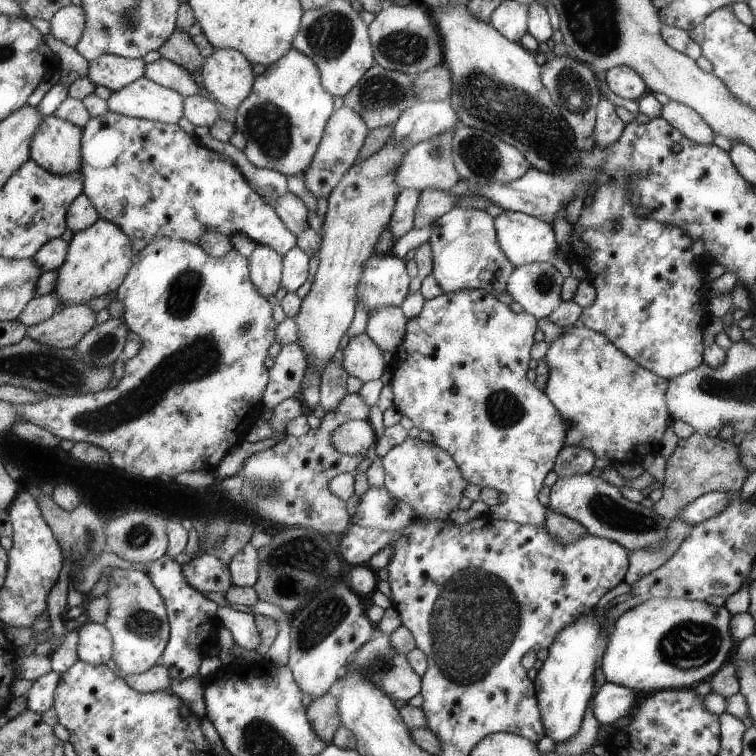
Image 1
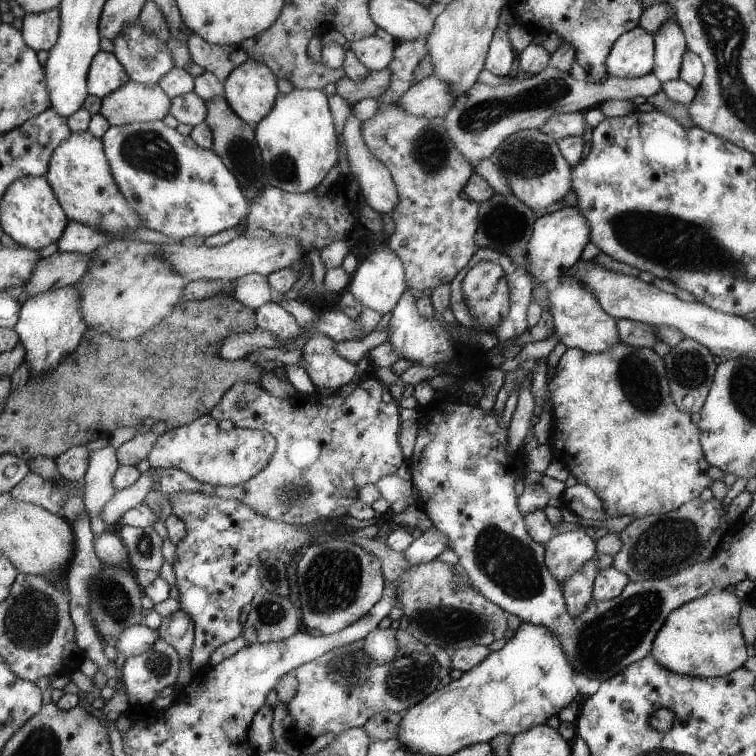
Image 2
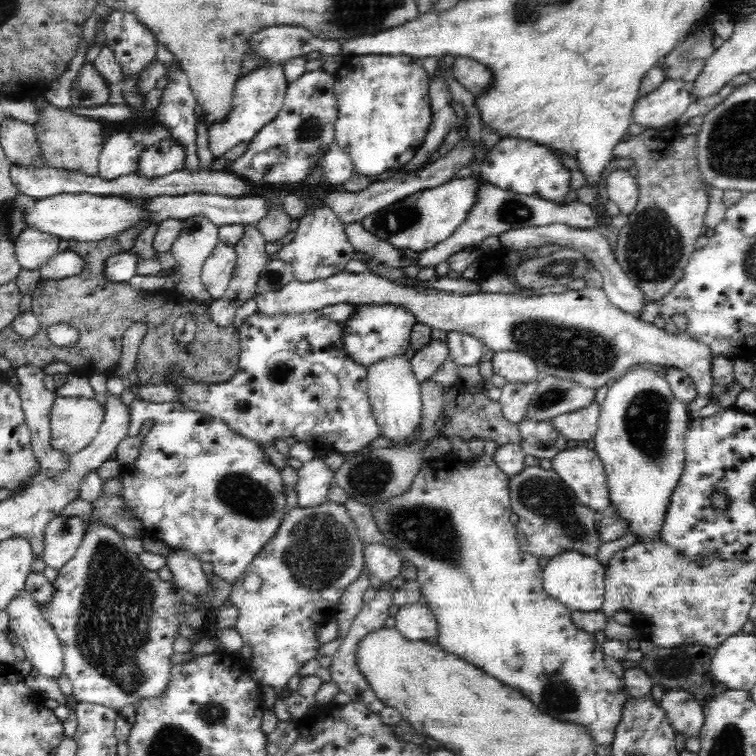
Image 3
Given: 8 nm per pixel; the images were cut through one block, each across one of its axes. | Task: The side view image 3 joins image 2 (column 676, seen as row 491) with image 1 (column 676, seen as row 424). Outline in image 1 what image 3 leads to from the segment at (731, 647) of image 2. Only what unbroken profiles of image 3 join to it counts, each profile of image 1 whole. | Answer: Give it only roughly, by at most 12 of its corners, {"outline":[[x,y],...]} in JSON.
{"outline":[[651,597],[599,664],[639,695],[707,681],[733,648],[723,605]]}

